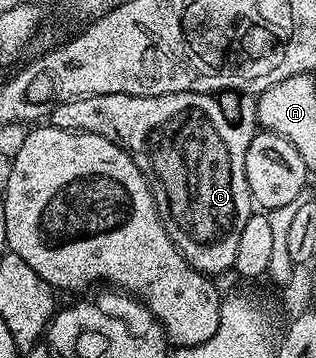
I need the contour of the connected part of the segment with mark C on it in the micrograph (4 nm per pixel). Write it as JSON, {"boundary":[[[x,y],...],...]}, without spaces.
{"boundary":[[[195,91],[154,97],[110,93],[71,99],[68,103],[55,104],[50,111],[51,126],[101,135],[128,152],[134,165],[138,165],[141,173],[148,178],[152,200],[156,202],[156,211],[170,241],[174,241],[189,267],[209,277],[233,270],[242,229],[254,213],[252,194],[246,185],[246,149],[258,130],[255,102],[242,104],[240,120],[231,123],[223,105],[216,99],[219,98]]]}

